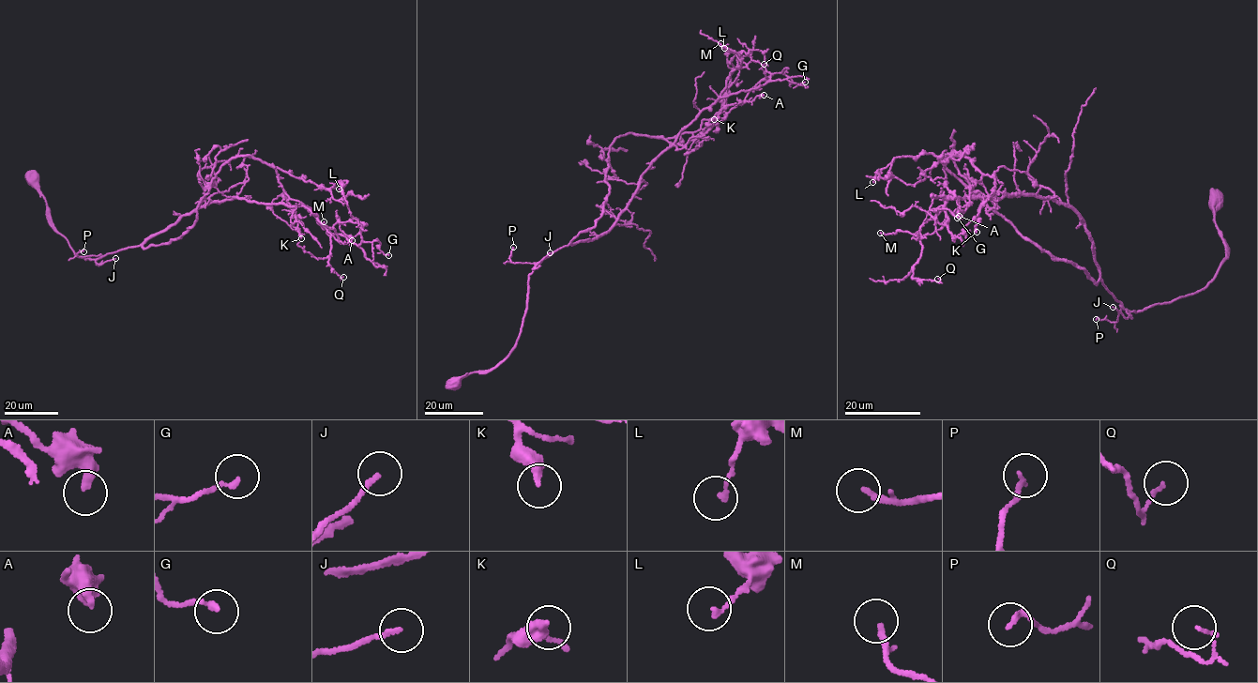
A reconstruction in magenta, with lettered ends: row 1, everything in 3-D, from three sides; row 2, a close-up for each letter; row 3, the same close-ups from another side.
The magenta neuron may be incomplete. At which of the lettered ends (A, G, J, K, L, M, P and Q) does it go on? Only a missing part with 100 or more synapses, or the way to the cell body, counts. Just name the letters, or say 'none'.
none

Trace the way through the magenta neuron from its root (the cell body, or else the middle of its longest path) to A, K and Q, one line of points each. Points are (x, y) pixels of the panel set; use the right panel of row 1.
A: (1215, 199), (1227, 259), (1215, 279), (1137, 311), (990, 209), (945, 167), (955, 151), (982, 174), (959, 216)
K: (1215, 199), (1227, 259), (1215, 279), (1137, 311), (1027, 240), (942, 154), (994, 180), (977, 232)
Q: (1215, 199), (1227, 259), (1168, 302), (1123, 307), (1075, 211), (1034, 194), (949, 196), (912, 277), (937, 279)

